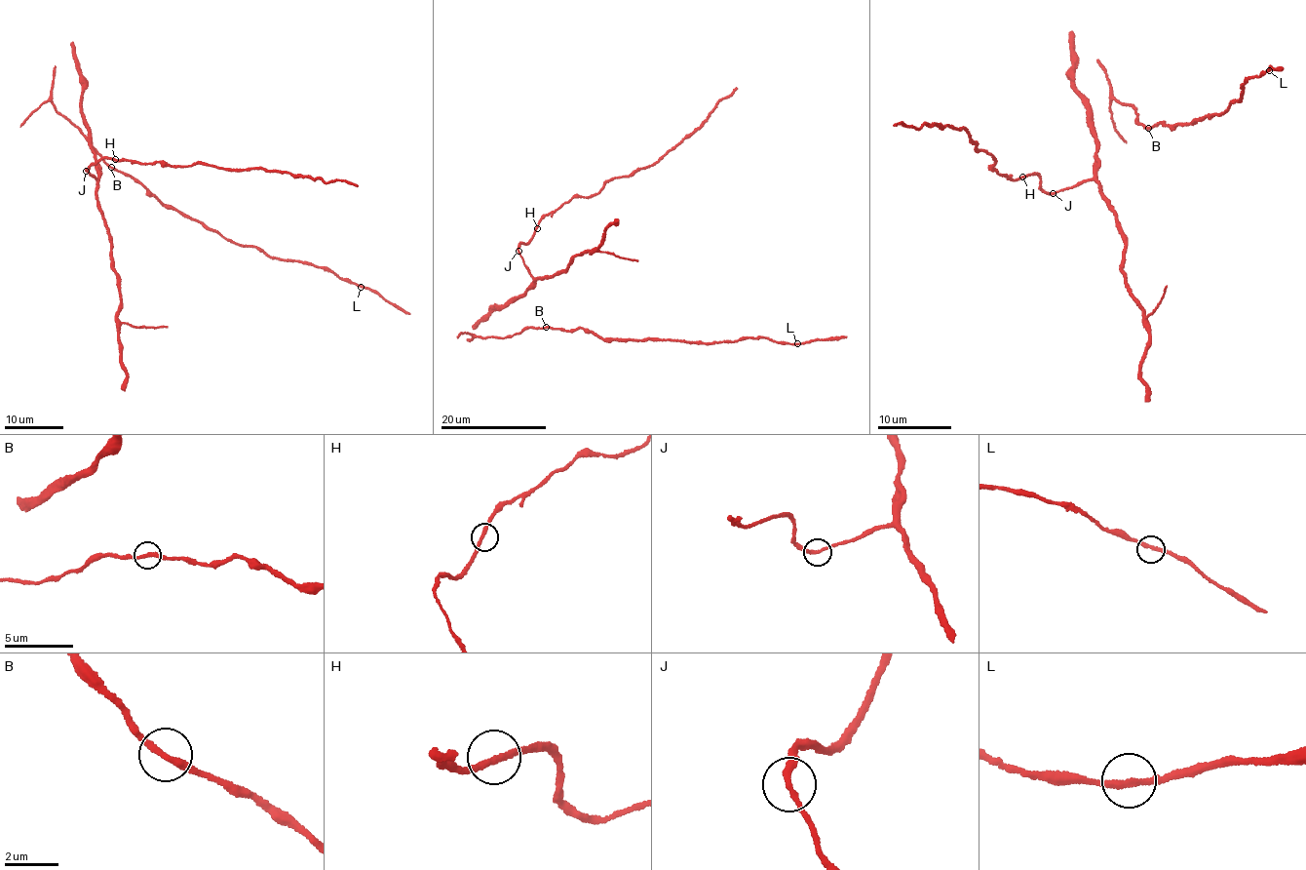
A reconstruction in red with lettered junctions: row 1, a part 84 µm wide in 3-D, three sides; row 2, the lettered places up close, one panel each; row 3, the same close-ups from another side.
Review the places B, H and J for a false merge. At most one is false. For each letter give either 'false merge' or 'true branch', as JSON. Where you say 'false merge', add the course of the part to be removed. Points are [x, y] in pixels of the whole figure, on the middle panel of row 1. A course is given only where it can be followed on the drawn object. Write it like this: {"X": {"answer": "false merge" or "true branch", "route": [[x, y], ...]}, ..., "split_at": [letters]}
{"B": {"answer": "false merge", "route": [[545, 327], [567, 331], [582, 329], [613, 339], [699, 343], [733, 342], [749, 337], [800, 344], [846, 337]]}, "H": {"answer": "true branch"}, "J": {"answer": "true branch"}, "split_at": ["B"]}

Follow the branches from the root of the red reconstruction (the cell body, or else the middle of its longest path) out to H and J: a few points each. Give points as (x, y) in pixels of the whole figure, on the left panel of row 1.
H: (75, 59), (81, 80), (81, 106), (97, 177), (86, 170), (105, 157), (115, 159)
J: (75, 59), (81, 80), (81, 106), (97, 177), (86, 171)

